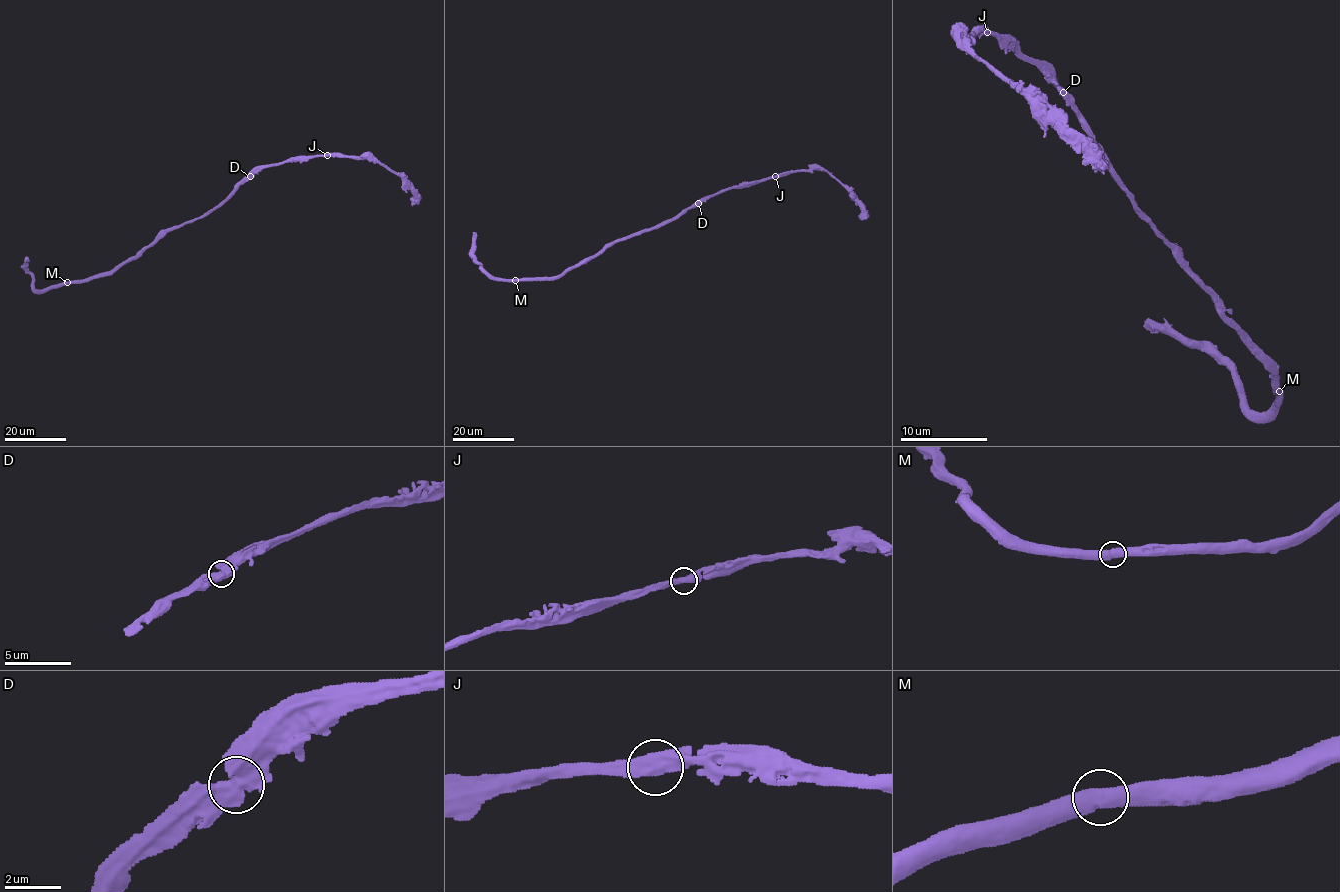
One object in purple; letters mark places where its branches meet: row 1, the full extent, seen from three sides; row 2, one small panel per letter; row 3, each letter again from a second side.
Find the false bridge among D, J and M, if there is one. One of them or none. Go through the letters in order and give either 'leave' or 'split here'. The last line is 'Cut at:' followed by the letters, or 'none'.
D: leave
J: leave
M: leave
Cut at: none

